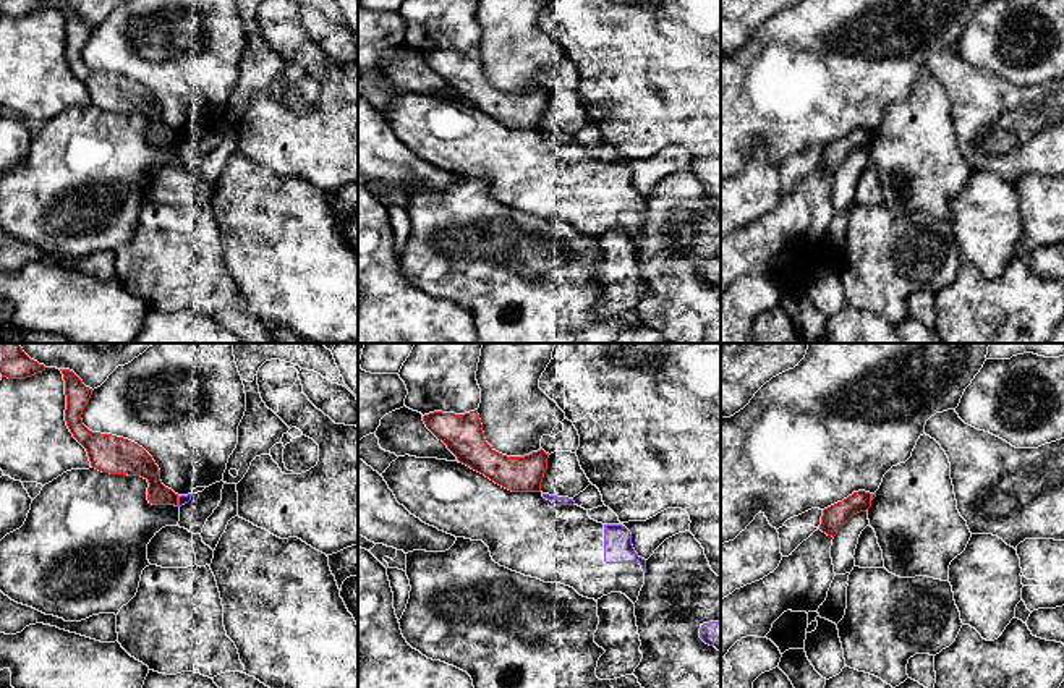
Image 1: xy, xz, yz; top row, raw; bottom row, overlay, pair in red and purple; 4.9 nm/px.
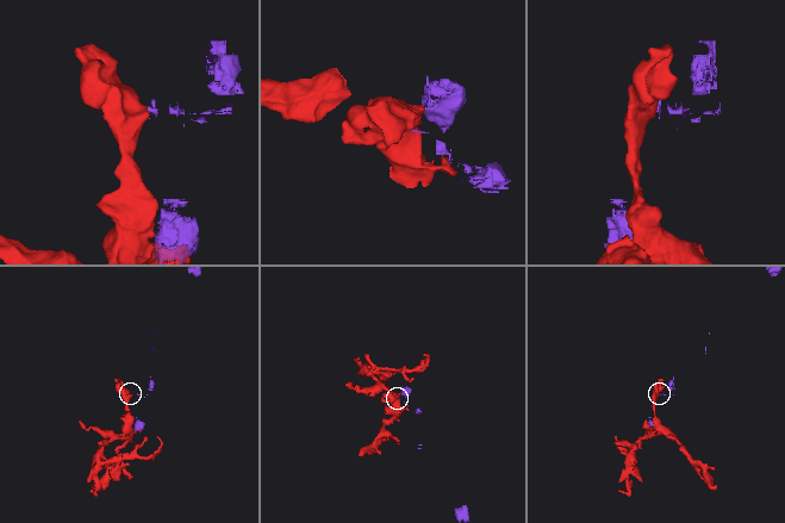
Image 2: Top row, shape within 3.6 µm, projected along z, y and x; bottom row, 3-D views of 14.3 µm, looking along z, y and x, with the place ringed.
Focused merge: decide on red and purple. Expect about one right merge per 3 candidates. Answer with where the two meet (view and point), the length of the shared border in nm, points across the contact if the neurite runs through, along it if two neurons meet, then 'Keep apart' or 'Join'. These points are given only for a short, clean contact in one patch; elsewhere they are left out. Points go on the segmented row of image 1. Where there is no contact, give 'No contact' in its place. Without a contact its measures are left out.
Touches red at xy (177, 501). Shared border 60 nm. Keep apart

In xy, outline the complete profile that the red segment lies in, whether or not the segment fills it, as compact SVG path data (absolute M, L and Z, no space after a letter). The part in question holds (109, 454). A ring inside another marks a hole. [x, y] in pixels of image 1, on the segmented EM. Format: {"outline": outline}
{"outline": "M60 369L65 380L65 421L73 437L86 448L91 466L110 474L141 476L149 482L147 500L152 505L178 505L178 494L160 481L160 469L138 444L112 434L89 431L81 419L92 389L70 369Z"}

